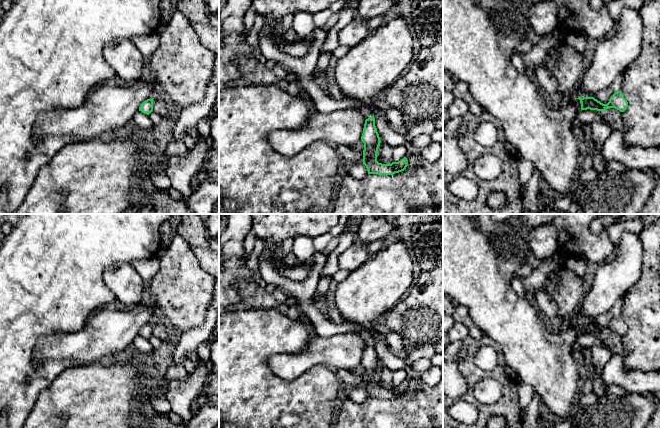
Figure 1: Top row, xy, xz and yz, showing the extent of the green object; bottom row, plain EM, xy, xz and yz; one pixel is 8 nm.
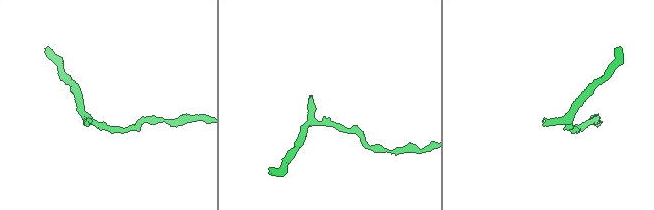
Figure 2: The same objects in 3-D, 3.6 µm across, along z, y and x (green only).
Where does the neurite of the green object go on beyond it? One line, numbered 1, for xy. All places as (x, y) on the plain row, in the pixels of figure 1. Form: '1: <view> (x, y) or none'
1: none

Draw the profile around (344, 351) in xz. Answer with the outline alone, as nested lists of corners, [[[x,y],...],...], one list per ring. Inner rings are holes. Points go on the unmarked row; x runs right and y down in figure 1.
[[[357,332],[332,337],[315,334],[311,335],[303,351],[270,355],[268,364],[276,376],[287,381],[295,380],[314,366],[354,371],[361,364],[364,348],[365,343]]]

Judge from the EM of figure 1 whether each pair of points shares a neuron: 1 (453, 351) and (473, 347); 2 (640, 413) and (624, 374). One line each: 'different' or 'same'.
1: same
2: different

